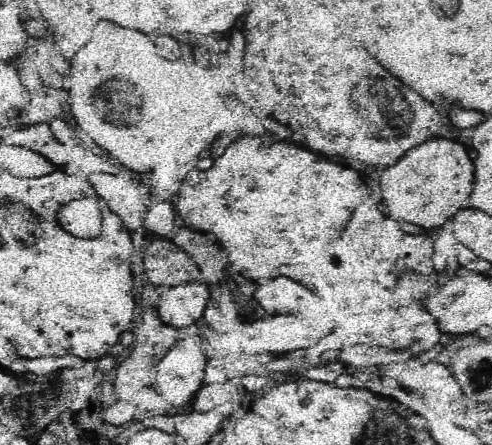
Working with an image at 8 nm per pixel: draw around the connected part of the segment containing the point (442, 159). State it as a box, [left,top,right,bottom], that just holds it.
[379,138,474,228]

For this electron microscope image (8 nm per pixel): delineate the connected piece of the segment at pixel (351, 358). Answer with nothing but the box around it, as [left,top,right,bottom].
[340,346,410,368]

